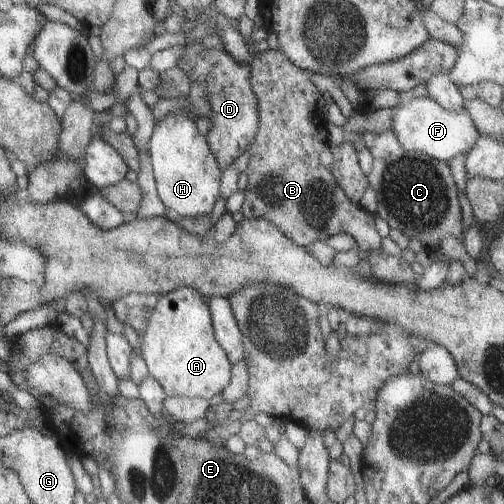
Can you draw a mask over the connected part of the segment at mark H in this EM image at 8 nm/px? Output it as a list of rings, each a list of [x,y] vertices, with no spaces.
[[[168,112],[152,129],[147,150],[152,166],[157,198],[166,208],[166,213],[193,218],[210,214],[218,198],[219,170],[209,145],[197,131],[195,119],[183,116],[181,112]]]

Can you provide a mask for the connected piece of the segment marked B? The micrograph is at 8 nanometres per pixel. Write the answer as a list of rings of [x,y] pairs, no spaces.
[[[269,50],[253,56],[248,62],[249,84],[257,101],[257,124],[253,140],[247,147],[247,168],[244,173],[247,183],[243,190],[244,199],[237,207],[245,218],[262,218],[273,224],[285,238],[289,238],[299,247],[307,247],[311,242],[325,242],[329,236],[345,233],[355,241],[355,248],[366,251],[371,256],[377,254],[381,237],[375,230],[373,214],[358,204],[347,200],[343,190],[337,186],[329,168],[319,162],[319,152],[327,145],[326,121],[317,109],[319,92],[309,80],[309,74],[291,64],[280,51]]]

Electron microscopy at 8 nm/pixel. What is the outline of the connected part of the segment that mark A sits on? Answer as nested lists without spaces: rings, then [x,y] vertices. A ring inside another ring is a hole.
[[[177,287],[158,297],[139,349],[147,376],[157,381],[167,397],[209,399],[229,384],[231,363],[215,342],[205,298],[191,287]]]

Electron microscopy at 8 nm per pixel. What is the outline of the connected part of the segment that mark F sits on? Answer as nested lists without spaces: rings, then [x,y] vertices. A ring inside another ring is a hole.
[[[402,93],[399,102],[390,109],[390,128],[401,148],[407,151],[421,152],[441,162],[449,162],[449,159],[457,154],[467,154],[479,138],[479,132],[471,118],[465,114],[464,108],[449,112],[430,97],[413,97],[409,93]]]

